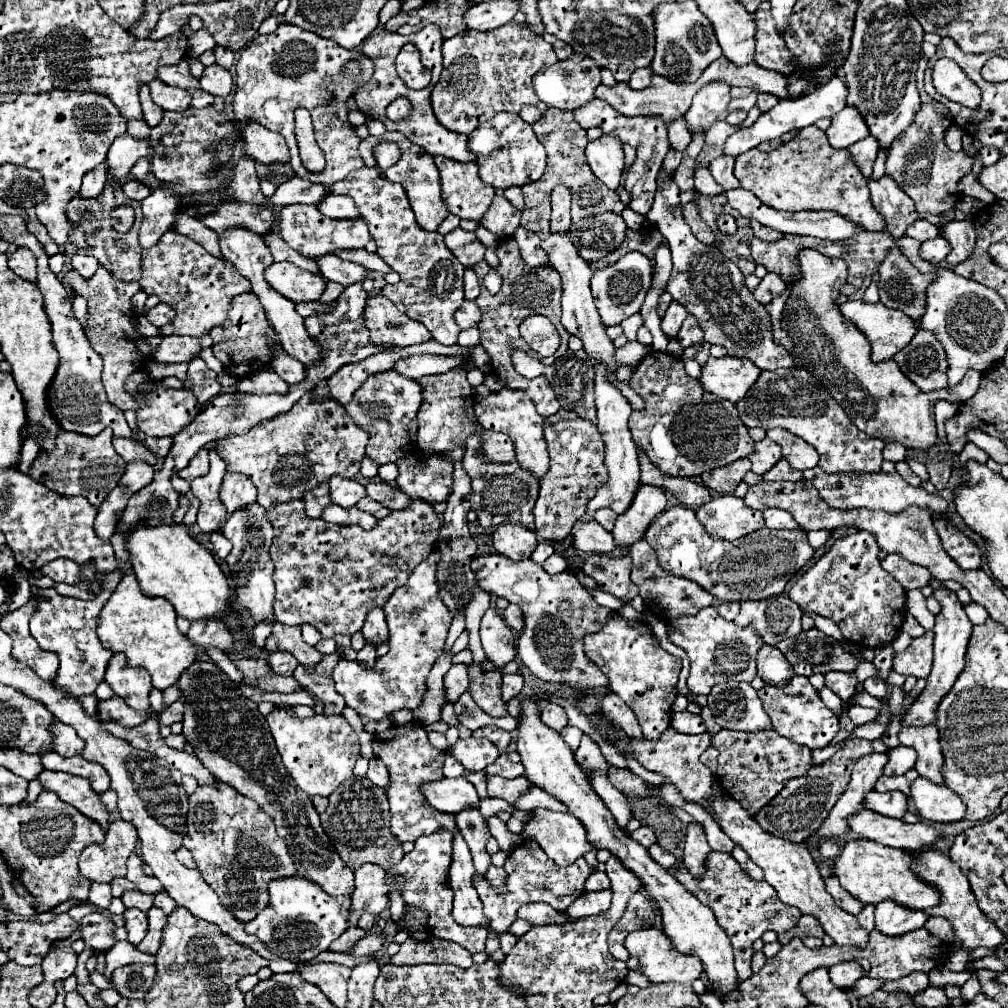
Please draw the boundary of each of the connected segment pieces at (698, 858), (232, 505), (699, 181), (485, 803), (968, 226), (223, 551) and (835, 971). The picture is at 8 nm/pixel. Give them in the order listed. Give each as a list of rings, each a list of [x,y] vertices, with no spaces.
[[[690,822],[688,824],[688,832],[686,832],[686,848],[684,848],[684,866],[690,870],[690,874],[694,878],[704,878],[706,874],[706,860],[710,854],[710,846],[706,840],[706,832],[704,826],[698,822]]]
[[[226,470],[224,474],[224,484],[220,488],[220,498],[224,500],[224,506],[228,512],[238,510],[240,506],[246,506],[248,502],[256,500],[256,488],[252,486],[250,478],[244,474]]]
[[[696,168],[696,172],[694,172],[694,184],[696,184],[696,190],[700,194],[712,196],[712,194],[724,192],[724,188],[720,184],[716,184],[716,180],[712,178],[712,174],[710,174],[708,168]]]
[[[487,797],[480,801],[479,811],[486,820],[494,813],[497,814],[500,811],[506,810],[508,812],[512,812],[512,810],[514,810],[514,806],[505,800]]]
[[[952,220],[942,224],[940,232],[944,234],[944,238],[952,244],[952,252],[946,256],[946,262],[950,264],[958,264],[964,258],[968,258],[968,254],[972,254],[972,246],[976,242],[976,232],[972,222],[968,220]]]
[[[216,530],[216,532],[210,534],[210,542],[212,542],[214,554],[216,554],[218,558],[222,558],[222,560],[224,560],[224,558],[230,554],[230,550],[232,550],[232,542],[230,542],[220,530]]]
[[[840,962],[832,966],[828,972],[830,972],[830,980],[838,988],[850,988],[864,976],[864,970],[858,962]]]

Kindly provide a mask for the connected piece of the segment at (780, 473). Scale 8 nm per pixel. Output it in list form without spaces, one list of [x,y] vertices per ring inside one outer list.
[[[782,458],[768,472],[762,474],[762,480],[800,480],[802,472],[790,468],[790,464]]]

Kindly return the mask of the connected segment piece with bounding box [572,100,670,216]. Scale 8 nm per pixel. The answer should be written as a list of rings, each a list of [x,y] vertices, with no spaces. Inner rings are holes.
[[[594,100],[588,106],[576,108],[572,110],[574,120],[584,128],[600,128],[602,134],[606,136],[618,136],[622,142],[628,142],[630,146],[636,148],[636,160],[630,166],[630,170],[626,172],[626,180],[624,180],[624,188],[630,192],[630,208],[642,216],[648,214],[648,210],[652,208],[652,198],[656,192],[656,176],[660,170],[660,158],[664,158],[664,154],[670,150],[670,142],[666,136],[666,124],[662,118],[654,118],[654,116],[634,116],[628,118],[616,110],[612,110],[612,106],[608,106],[604,100]]]

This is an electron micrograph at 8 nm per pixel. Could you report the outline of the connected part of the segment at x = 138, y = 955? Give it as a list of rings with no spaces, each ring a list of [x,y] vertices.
[[[116,942],[108,952],[106,952],[106,976],[110,978],[112,970],[118,968],[118,966],[124,966],[124,964],[154,964],[156,962],[156,956],[152,954],[144,954],[140,952],[134,944],[130,942]]]

